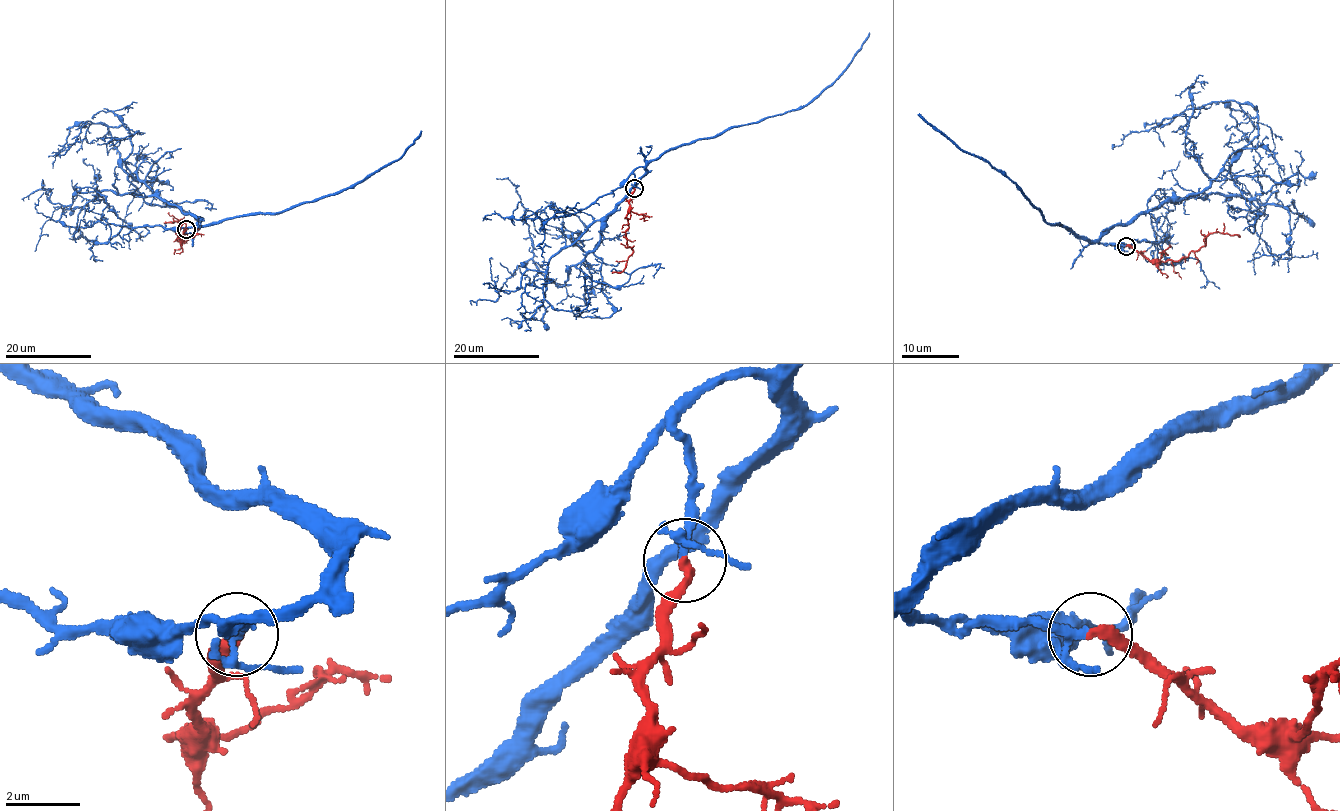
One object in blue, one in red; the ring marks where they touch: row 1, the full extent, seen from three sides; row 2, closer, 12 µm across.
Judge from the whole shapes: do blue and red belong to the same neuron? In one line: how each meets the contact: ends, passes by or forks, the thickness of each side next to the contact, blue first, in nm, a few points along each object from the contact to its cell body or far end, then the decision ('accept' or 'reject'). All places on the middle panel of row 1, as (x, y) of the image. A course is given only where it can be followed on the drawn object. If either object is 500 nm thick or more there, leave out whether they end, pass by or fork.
blue forks | red ends | 150/280 nm | blue via (634, 188), (642, 166), (599, 244), (558, 286), (532, 259), (516, 187), (496, 178) | red via (634, 188), (627, 218), (629, 228), (625, 232), (633, 253), (622, 270), (612, 273) | accept

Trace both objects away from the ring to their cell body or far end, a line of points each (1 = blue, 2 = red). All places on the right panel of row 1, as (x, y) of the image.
1: (1126, 246), (1097, 240), (1163, 201), (1201, 193), (1258, 134), (1258, 114), (1221, 101), (1130, 132), (1113, 148)
2: (1126, 246), (1150, 260), (1166, 262), (1198, 252), (1214, 233), (1239, 237)

